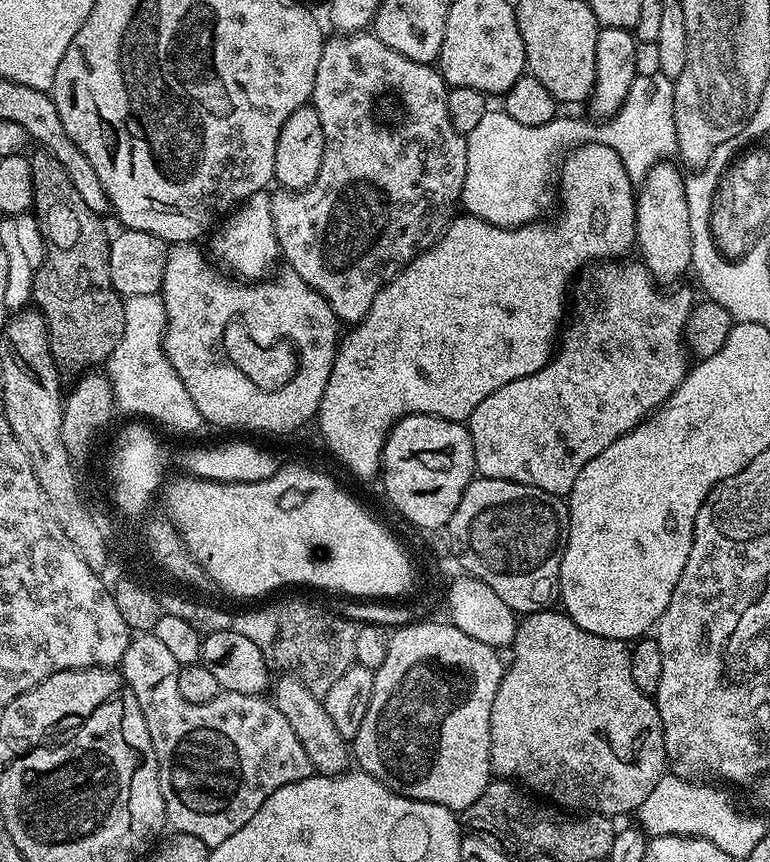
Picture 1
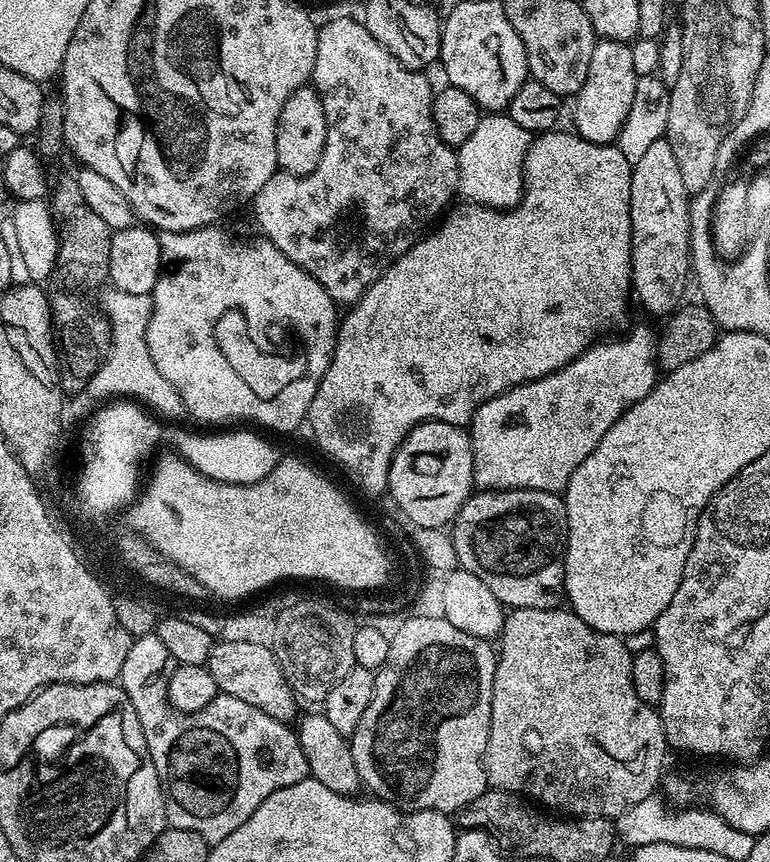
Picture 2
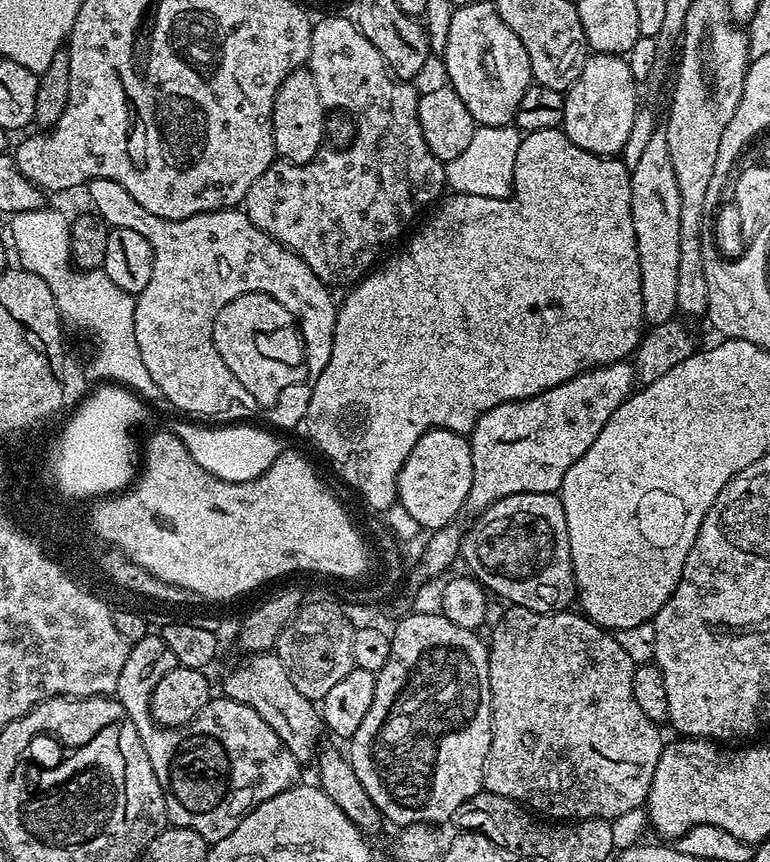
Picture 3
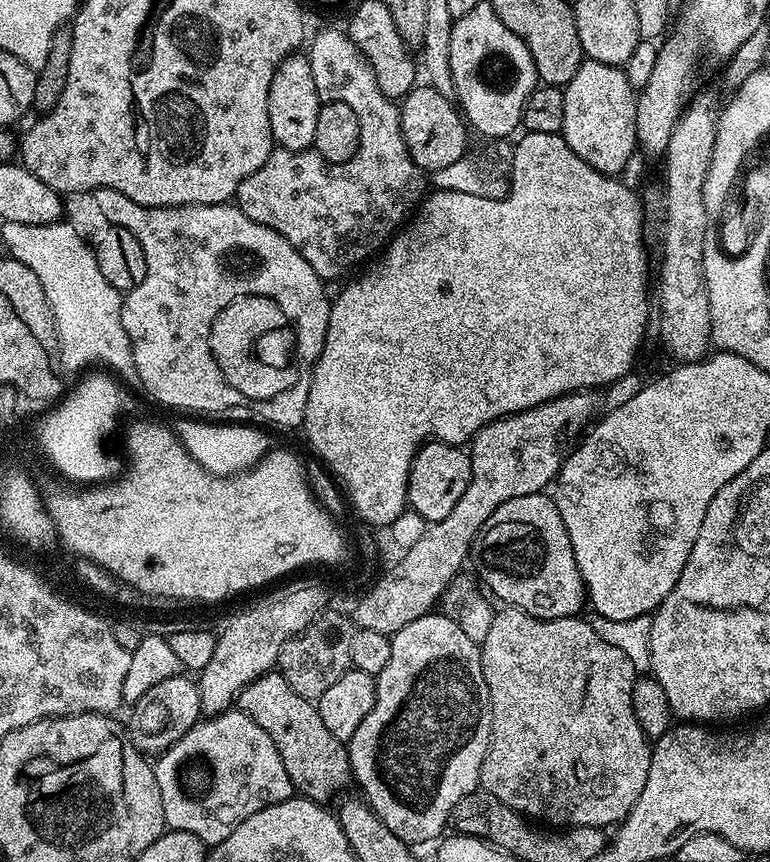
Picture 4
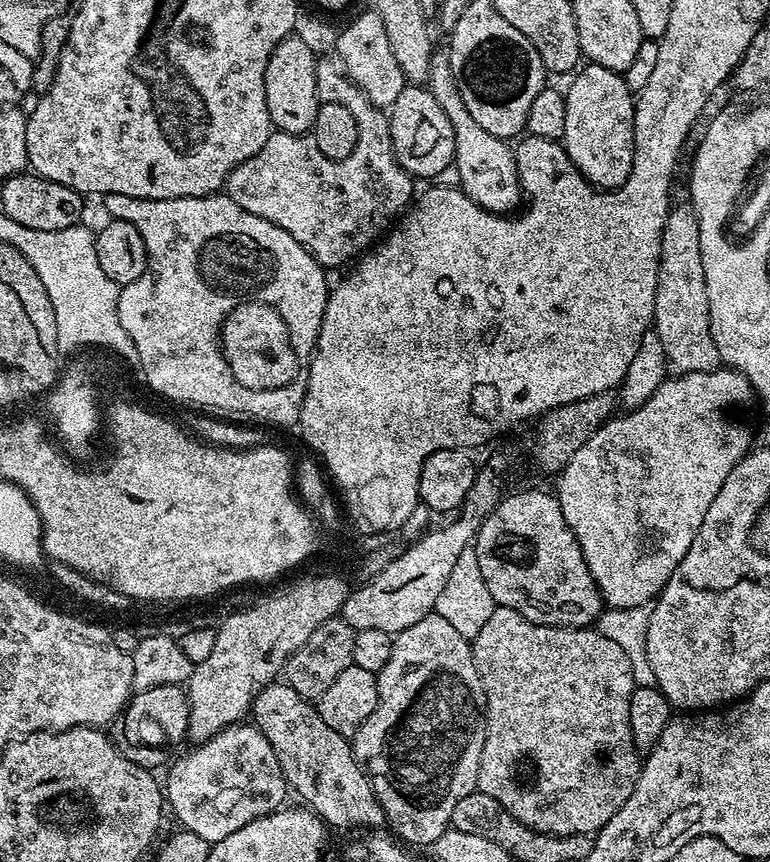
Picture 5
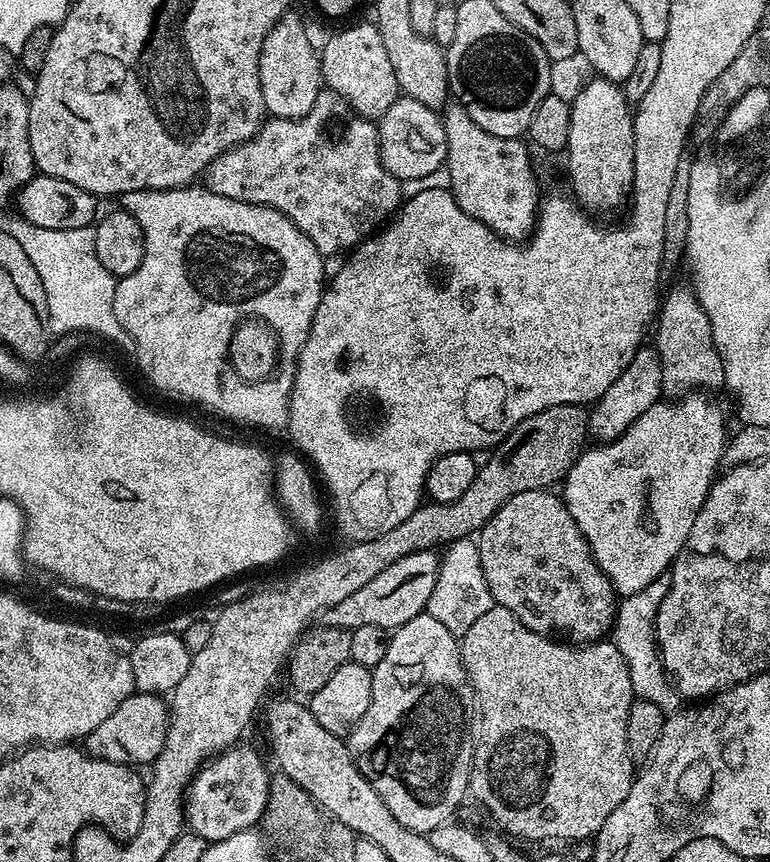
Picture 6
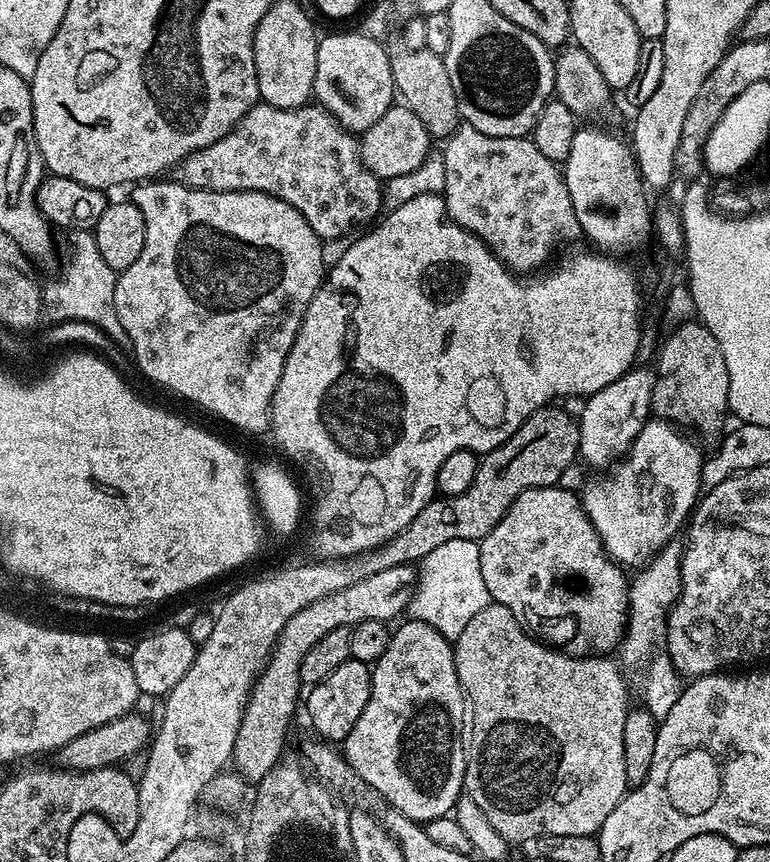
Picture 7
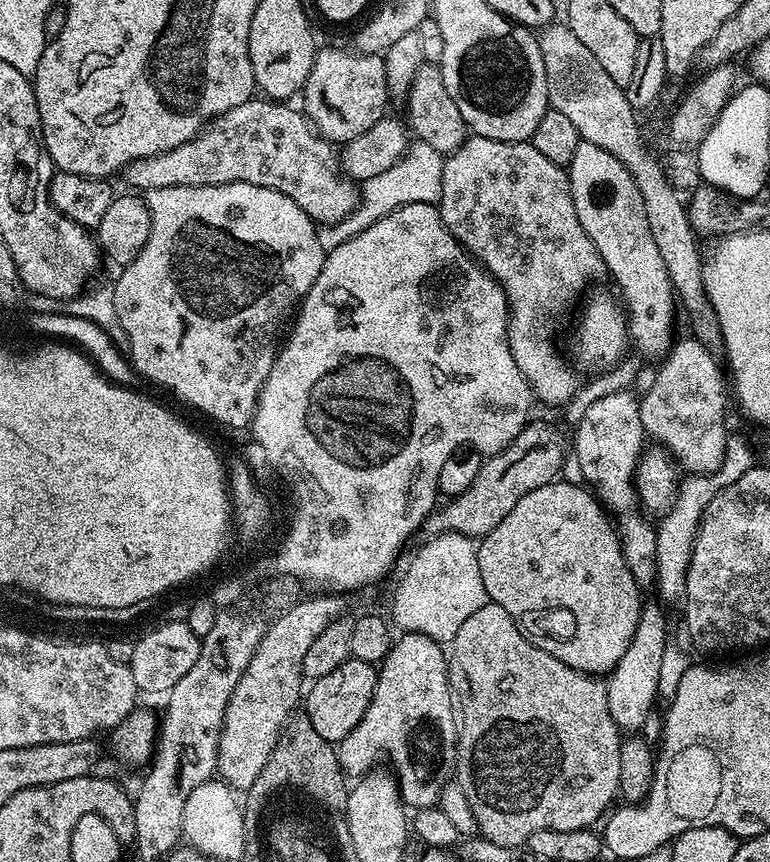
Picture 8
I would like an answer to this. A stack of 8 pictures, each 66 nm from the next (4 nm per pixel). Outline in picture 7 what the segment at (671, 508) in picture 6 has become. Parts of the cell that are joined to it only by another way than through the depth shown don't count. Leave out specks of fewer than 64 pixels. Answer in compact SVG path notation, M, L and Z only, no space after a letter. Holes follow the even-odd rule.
M652 418L644 423L641 428L641 432L637 434L637 437L634 438L633 444L630 445L628 451L623 454L619 459L615 461L607 470L601 471L599 474L601 476L596 476L593 480L588 480L584 484L584 492L579 493L579 498L581 504L584 505L584 513L590 518L590 522L594 526L594 530L598 534L598 538L602 542L602 546L606 550L608 555L615 564L623 566L625 569L630 570L640 570L644 568L645 565L649 563L656 552L661 551L667 543L670 543L672 540L677 539L678 533L676 531L683 529L685 527L686 521L691 517L701 495L702 495L702 485L700 475L703 472L703 464L705 462L706 456L705 453L700 453L700 448L691 440L693 437L691 435L685 434L675 423L662 420L659 418Z

